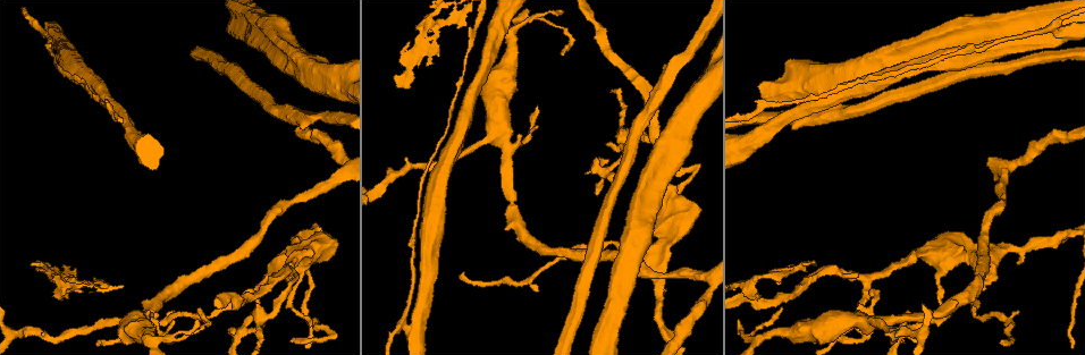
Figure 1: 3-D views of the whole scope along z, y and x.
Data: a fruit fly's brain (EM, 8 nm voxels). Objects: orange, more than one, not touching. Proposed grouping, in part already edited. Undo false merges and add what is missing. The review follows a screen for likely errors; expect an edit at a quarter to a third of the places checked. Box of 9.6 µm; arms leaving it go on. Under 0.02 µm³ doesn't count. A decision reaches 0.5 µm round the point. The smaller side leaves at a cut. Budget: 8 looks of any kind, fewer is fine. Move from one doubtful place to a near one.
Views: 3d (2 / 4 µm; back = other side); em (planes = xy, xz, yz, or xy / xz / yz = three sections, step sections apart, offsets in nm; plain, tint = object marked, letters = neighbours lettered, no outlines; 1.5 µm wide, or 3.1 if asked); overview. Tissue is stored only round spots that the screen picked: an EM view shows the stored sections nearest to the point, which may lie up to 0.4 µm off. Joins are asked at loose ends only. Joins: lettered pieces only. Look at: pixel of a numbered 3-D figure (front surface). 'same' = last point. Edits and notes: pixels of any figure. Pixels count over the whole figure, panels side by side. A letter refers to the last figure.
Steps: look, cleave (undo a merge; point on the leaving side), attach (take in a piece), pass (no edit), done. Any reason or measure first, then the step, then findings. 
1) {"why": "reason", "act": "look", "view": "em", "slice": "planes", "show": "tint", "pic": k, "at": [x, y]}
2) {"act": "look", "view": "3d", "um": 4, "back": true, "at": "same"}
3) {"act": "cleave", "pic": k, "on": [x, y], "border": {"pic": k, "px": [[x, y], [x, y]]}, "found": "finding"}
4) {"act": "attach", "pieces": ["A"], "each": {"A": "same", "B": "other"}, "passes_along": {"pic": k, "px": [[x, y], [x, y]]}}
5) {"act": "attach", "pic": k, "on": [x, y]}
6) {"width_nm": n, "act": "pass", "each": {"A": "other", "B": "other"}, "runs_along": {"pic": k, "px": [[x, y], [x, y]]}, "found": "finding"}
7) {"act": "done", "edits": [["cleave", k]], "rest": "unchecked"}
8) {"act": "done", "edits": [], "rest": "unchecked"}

{"why": "long arm stops here", "act": "look", "view": "3d", "um": 2, "pic": 1, "at": [292, 338]}

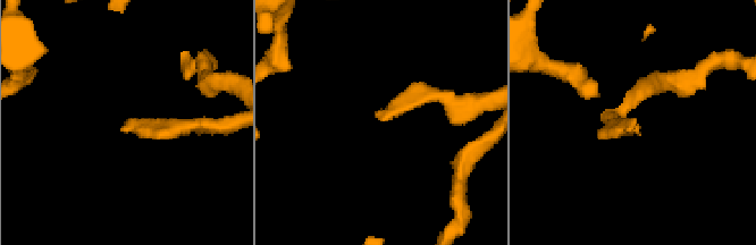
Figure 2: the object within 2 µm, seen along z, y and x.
{"why": "shape alone is not enough", "act": "look", "view": "em", "slice": "planes", "show": "letters", "pic": 2, "at": [122, 126]}

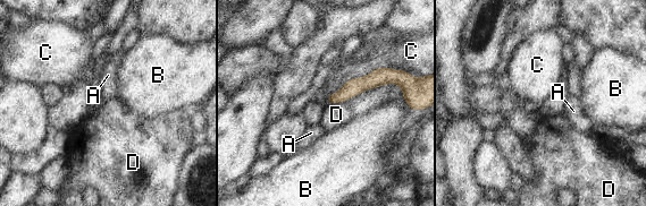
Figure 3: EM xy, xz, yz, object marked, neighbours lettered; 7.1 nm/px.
{"act": "pass", "each": {"A": "other", "B": "other", "C": "other", "D": "other"}, "runs_along": {"pic": 3, "px": [[389, 76], [379, 76], [329, 99]]}, "found": "no lettered piece goes on from it"}

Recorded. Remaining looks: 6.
{"why": "branch stops here", "act": "look", "view": "em", "slice": "planes", "show": "letters", "pic": 1, "at": [874, 296]}

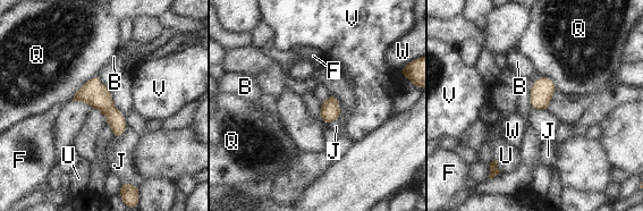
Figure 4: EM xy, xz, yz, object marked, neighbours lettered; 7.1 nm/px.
{"width_nm": 140, "act": "pass", "each": {"B": "other", "F": "other", "J": "other", "Q": "other", "U": "other", "V": "other", "W": "other"}, "border": {"pic": 4, "px": [[96, 74], [90, 77], [70, 100]]}, "found": "no lettered piece goes on from it"}

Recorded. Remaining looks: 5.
{"why": "free end", "act": "look", "view": "em", "slice": "planes", "show": "letters", "pic": 1, "at": [538, 107]}

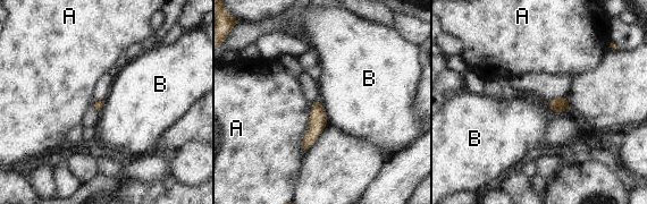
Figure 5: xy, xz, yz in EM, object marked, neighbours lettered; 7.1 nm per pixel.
{"act": "pass", "each": {"A": "other", "B": "other"}, "runs_along": {"pic": 5, "px": [[318, 102], [317, 125], [304, 147]]}, "found": "none of them fits"}

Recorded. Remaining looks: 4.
{"why": "calibre changes", "act": "look", "view": "3d", "um": 4, "pic": 1, "at": [50, 34]}

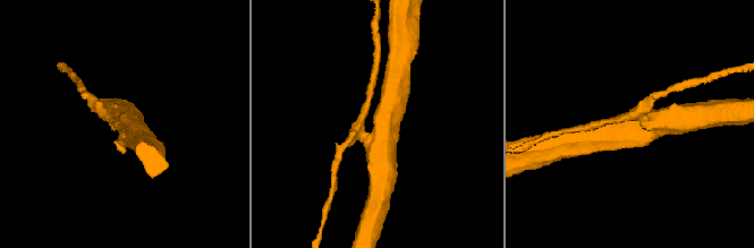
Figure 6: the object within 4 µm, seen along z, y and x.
{"arms": 3, "why": "shape alone is not enough", "act": "look", "view": "em", "slice": "planes", "show": "letters", "pic": 6, "at": [380, 141]}

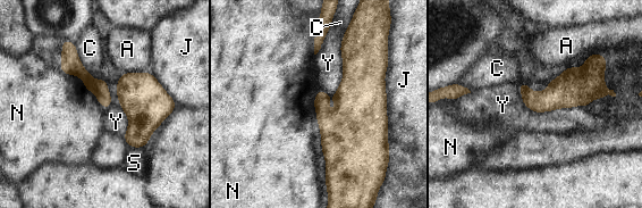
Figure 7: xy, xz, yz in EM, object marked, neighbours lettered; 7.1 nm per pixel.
{"act": "cleave", "pic": 7, "on": [72, 65], "each": {"A": "other", "C": "other", "J": "other", "N": "other", "S": "other", "Y": "other"}, "border": {"pic": 7, "px": [[98, 81], [94, 92]]}, "found": "two cells meet here"}

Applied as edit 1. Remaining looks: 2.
{"act": "done", "edits": [["cleave", 7]], "rest": "unchecked"}

